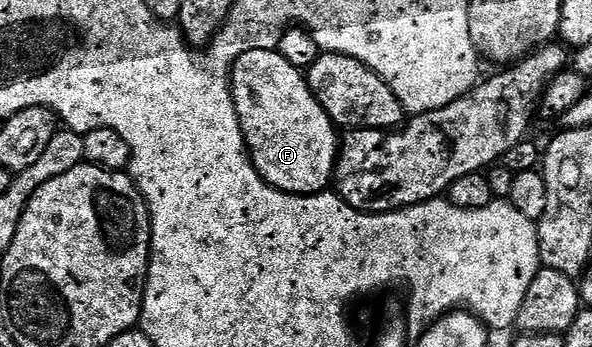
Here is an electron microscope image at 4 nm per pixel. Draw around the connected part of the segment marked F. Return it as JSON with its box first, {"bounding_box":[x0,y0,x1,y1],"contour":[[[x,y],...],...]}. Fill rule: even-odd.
{"bounding_box":[232,49,340,195],"contour":[[[252,49],[237,61],[232,90],[247,148],[262,178],[290,195],[323,194],[336,179],[340,131],[312,93],[307,76],[276,49]]]}

